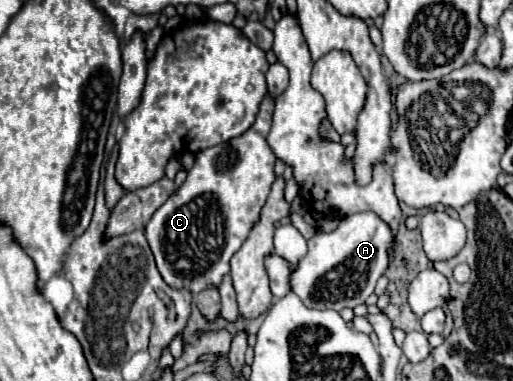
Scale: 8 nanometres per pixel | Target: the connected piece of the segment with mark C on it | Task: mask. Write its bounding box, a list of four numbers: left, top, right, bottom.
[146,94,276,294]

